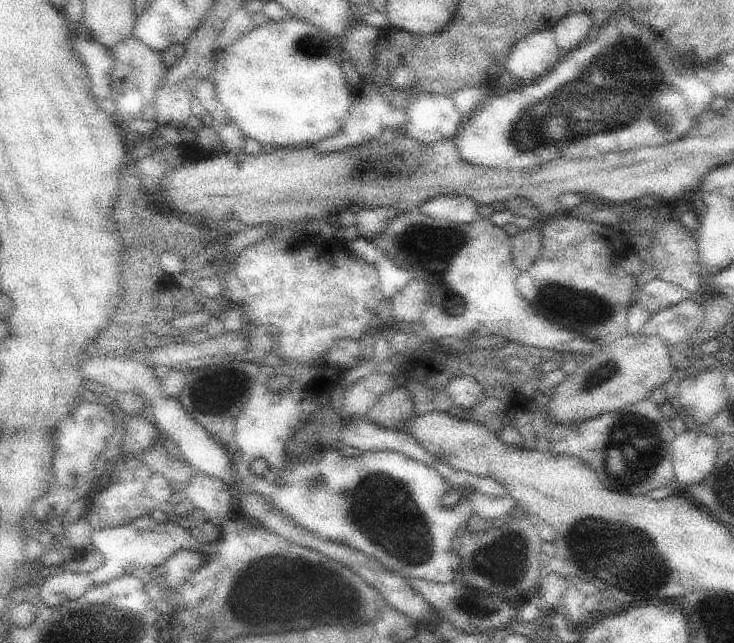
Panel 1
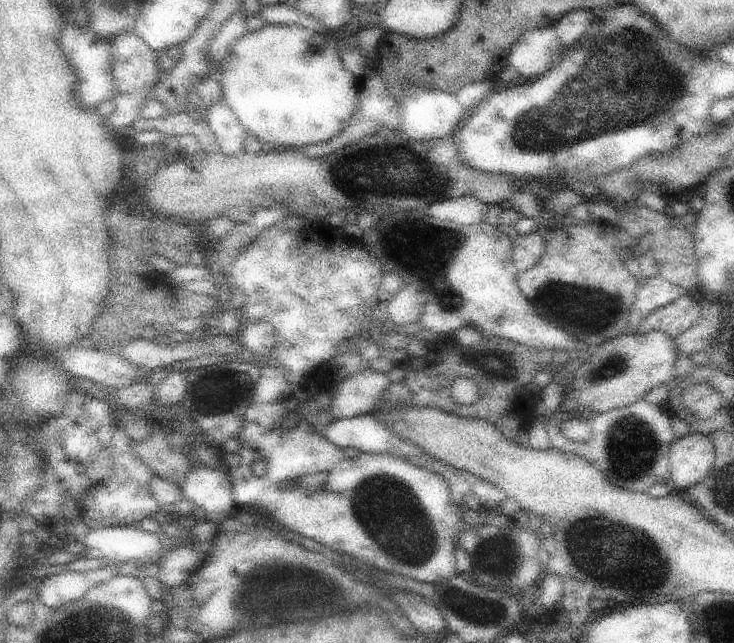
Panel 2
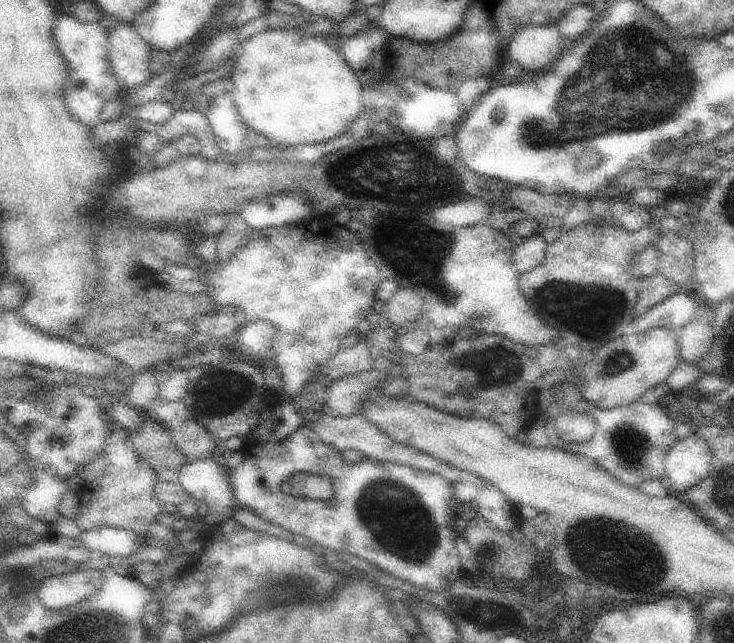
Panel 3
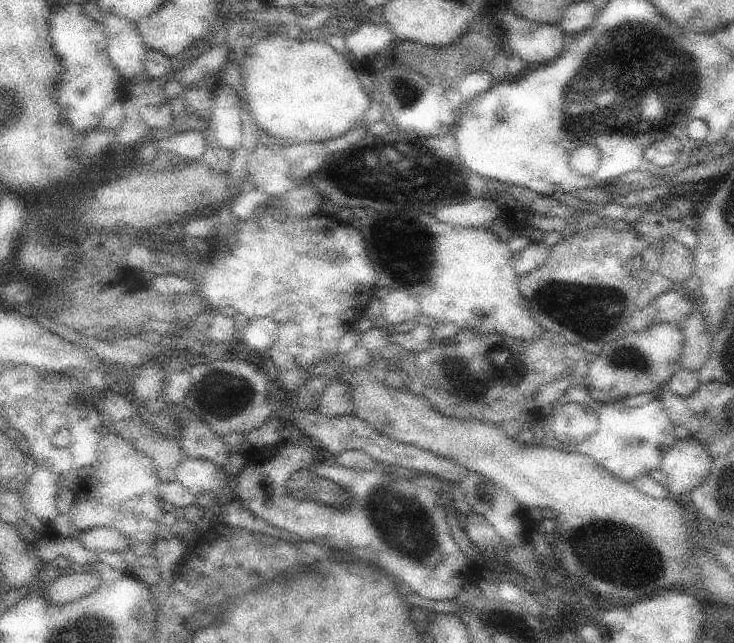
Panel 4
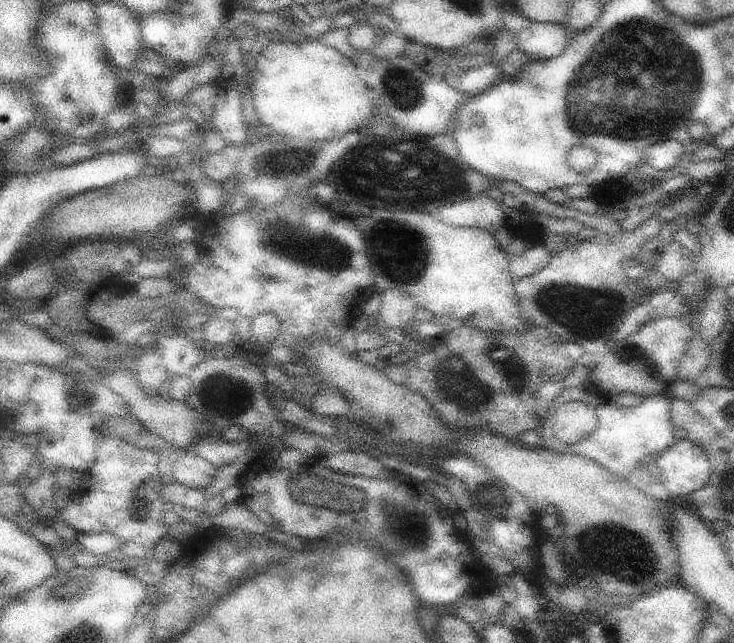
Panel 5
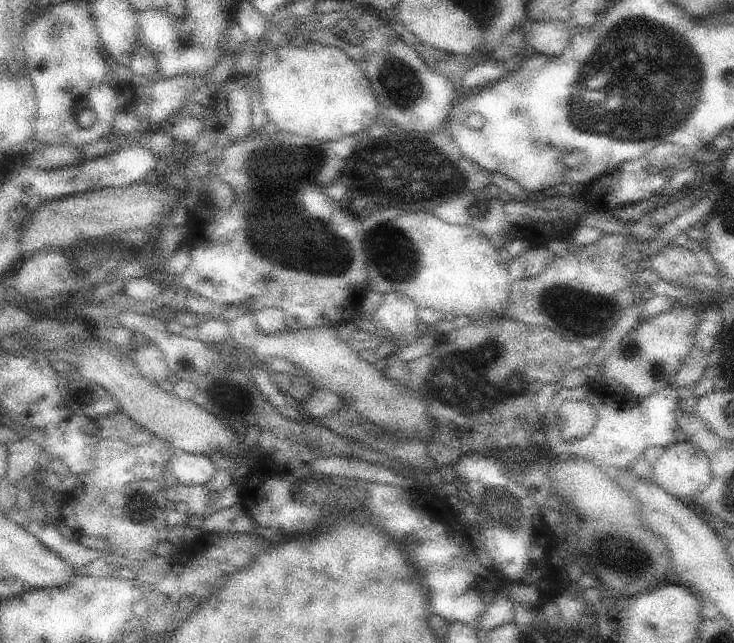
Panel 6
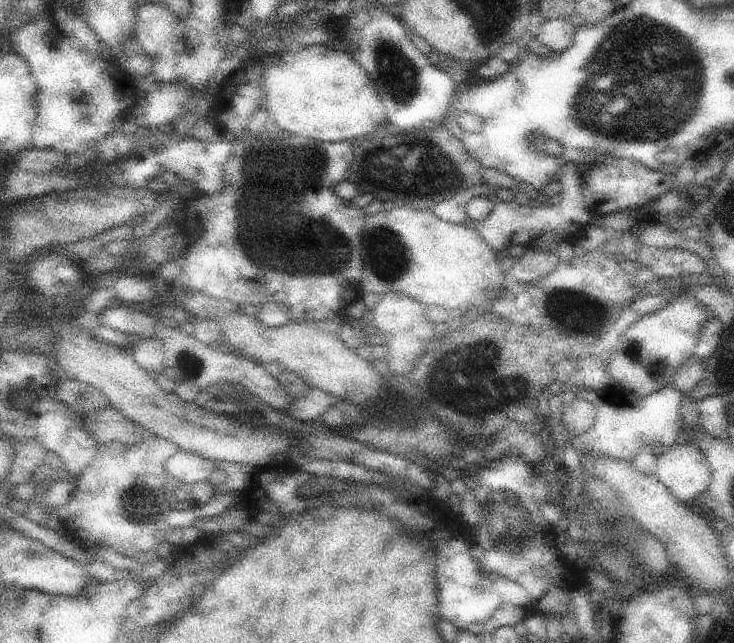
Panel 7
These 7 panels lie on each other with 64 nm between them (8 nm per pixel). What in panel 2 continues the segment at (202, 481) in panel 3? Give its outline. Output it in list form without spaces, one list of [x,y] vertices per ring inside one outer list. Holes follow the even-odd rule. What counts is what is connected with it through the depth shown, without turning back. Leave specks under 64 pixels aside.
[[[196,463],[186,476],[182,496],[203,508],[206,520],[218,526],[220,522],[228,520],[237,508],[229,477],[230,474],[224,474],[218,468]]]

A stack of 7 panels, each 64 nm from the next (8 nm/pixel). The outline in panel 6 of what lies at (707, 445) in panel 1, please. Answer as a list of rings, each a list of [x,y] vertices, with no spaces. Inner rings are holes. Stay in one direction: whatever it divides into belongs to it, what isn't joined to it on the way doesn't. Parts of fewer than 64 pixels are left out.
[[[690,441],[676,442],[653,465],[654,481],[668,494],[687,503],[712,482],[712,469],[704,451]]]

